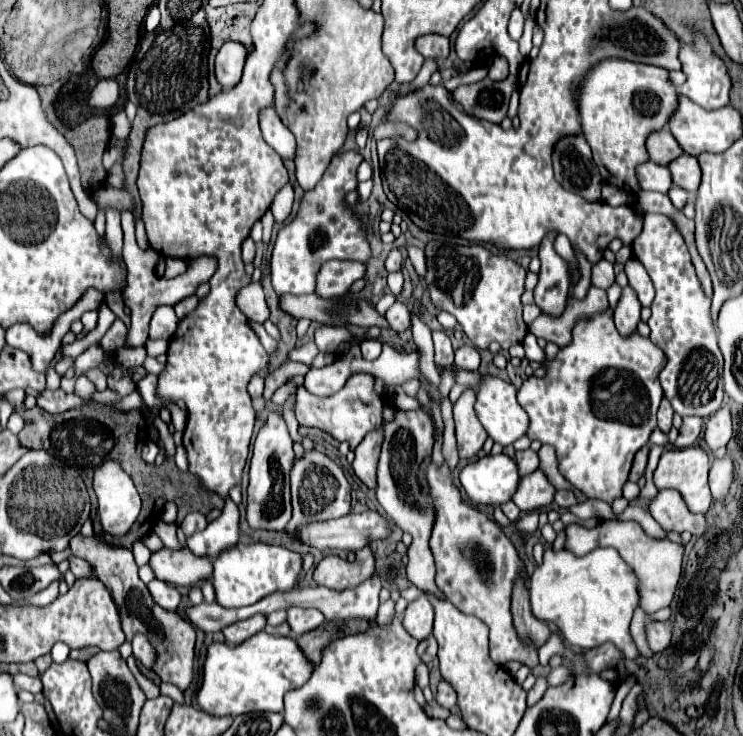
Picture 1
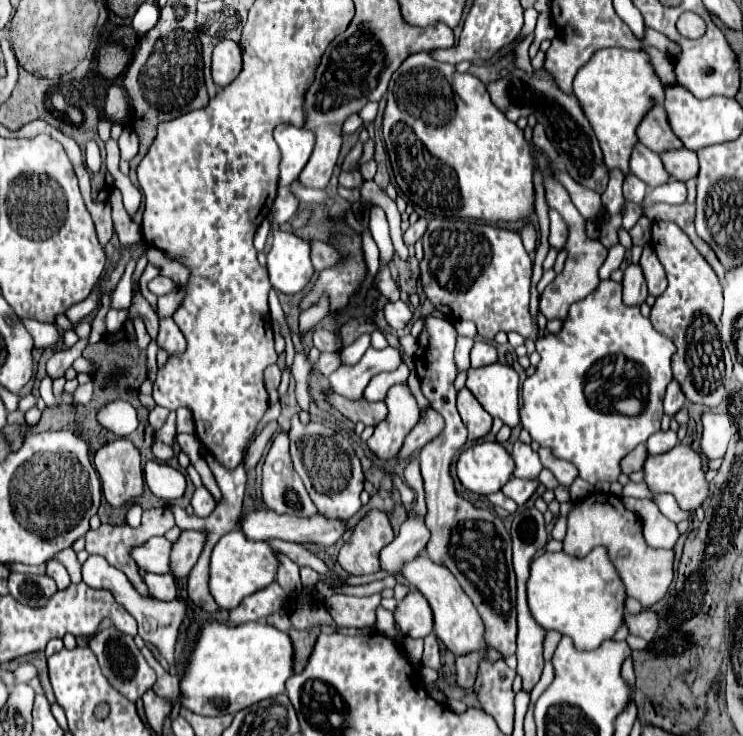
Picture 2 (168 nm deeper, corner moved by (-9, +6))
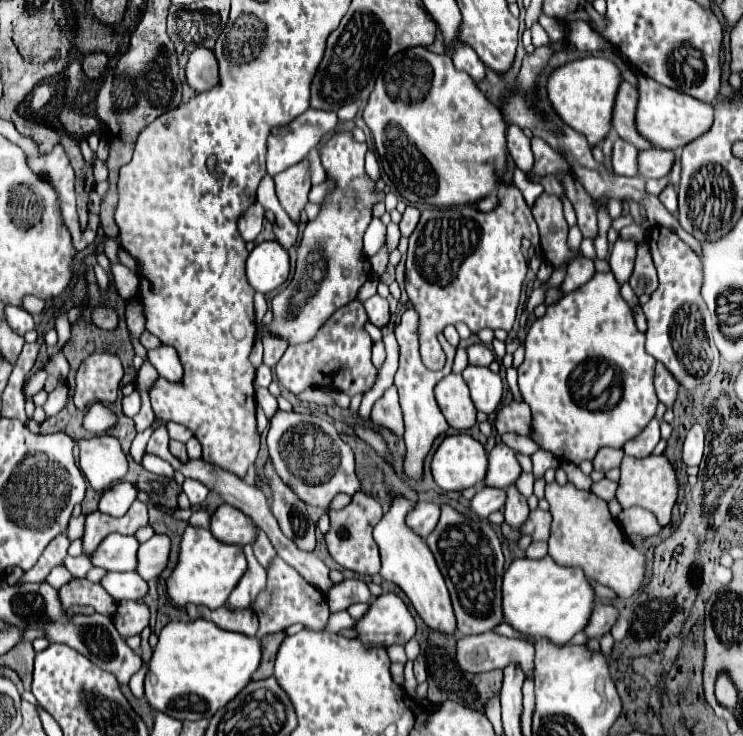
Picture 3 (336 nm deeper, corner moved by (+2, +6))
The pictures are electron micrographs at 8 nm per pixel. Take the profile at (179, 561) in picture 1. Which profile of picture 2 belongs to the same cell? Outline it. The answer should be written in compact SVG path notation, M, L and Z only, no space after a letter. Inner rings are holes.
M150 537L144 545L132 551L132 559L142 571L150 573L170 573L168 557L170 557L170 541L164 537Z

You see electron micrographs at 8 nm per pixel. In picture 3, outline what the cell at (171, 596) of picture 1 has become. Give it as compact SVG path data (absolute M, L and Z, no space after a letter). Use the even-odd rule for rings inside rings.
M107 573L101 581L105 591L115 599L131 599L131 601L143 601L149 593L147 581L143 577L137 577L137 573Z

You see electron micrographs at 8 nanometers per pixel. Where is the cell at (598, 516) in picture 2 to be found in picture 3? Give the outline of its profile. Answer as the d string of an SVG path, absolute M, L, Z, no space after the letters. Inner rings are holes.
M551 483L545 487L545 499L551 505L553 525L549 537L549 555L567 567L581 567L589 579L611 587L619 597L629 599L645 585L645 553L633 547L613 515L607 501L599 499L591 491L581 491L575 485Z

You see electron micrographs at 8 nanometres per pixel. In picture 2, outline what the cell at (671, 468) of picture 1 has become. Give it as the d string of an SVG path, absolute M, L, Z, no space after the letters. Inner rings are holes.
M678 443L674 449L662 453L662 455L654 455L654 457L648 457L644 461L644 483L648 485L650 493L672 493L680 505L680 509L686 509L686 511L694 511L698 509L706 497L708 497L708 481L704 477L704 471L702 471L702 461L700 461L700 453L692 451L688 445L682 445Z

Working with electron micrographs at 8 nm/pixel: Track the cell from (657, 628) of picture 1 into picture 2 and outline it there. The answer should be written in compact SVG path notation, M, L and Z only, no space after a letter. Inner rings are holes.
M642 609L636 615L624 615L624 625L628 627L630 635L638 635L650 641L658 629L658 617L650 609Z

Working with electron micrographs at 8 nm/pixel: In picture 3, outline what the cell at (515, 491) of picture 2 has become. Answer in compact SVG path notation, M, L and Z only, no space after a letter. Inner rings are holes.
M481 485L477 495L471 499L471 509L479 515L479 517L487 517L493 511L499 511L505 505L507 499L507 491L505 489L497 489L497 487L489 487L489 485Z

